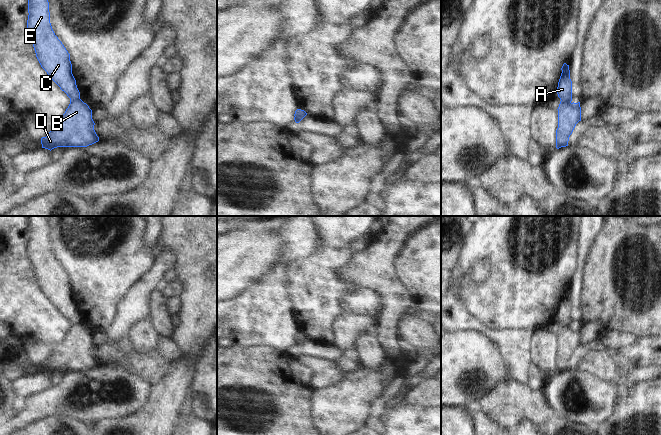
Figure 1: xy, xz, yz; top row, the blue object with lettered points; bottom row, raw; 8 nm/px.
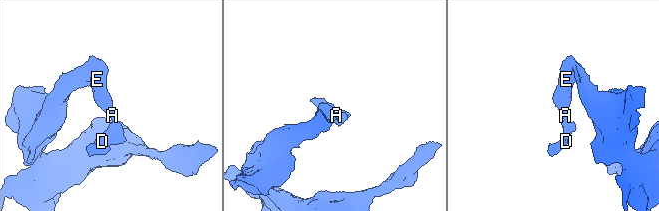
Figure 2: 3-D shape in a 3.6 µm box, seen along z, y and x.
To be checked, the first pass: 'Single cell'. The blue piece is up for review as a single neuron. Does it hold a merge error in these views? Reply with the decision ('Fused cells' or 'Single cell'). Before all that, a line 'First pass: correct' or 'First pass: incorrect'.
First pass: incorrect
Fused cells.

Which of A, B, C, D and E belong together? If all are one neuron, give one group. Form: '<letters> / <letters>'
A C E / B D

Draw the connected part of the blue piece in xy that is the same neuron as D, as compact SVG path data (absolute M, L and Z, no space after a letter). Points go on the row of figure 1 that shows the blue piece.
M81 99L70 101L65 113L54 121L53 129L41 138L42 148L87 147L99 141L92 110Z

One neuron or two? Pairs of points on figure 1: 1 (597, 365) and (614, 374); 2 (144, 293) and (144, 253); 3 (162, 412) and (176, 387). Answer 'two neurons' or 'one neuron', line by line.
1: one neuron
2: two neurons
3: one neuron

